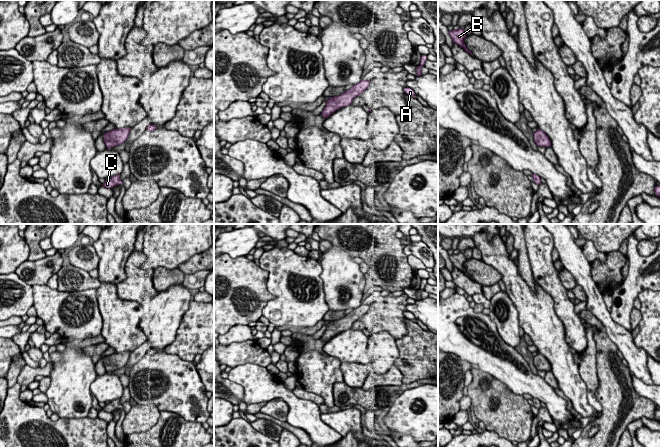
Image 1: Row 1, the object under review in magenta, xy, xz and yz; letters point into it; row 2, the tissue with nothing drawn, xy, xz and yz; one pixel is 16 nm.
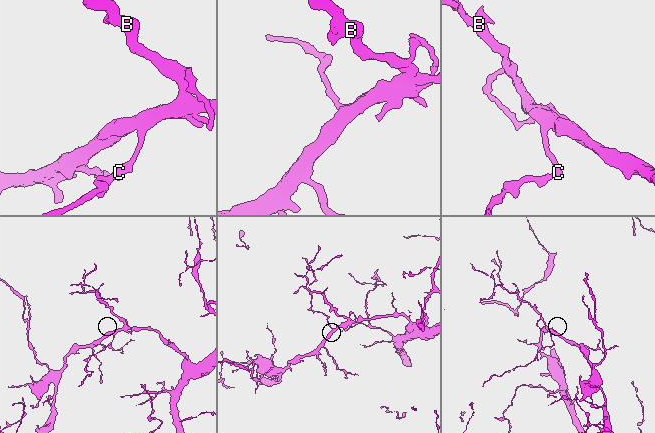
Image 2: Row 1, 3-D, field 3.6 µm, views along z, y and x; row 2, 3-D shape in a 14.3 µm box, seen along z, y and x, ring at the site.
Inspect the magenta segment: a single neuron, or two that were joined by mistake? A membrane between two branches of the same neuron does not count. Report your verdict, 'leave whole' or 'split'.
leave whole

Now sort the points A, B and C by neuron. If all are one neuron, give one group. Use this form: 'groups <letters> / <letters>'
groups A B C

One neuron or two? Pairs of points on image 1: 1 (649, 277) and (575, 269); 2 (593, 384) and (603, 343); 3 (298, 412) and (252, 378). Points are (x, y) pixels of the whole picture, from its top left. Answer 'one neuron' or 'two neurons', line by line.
1: two neurons
2: two neurons
3: one neuron

